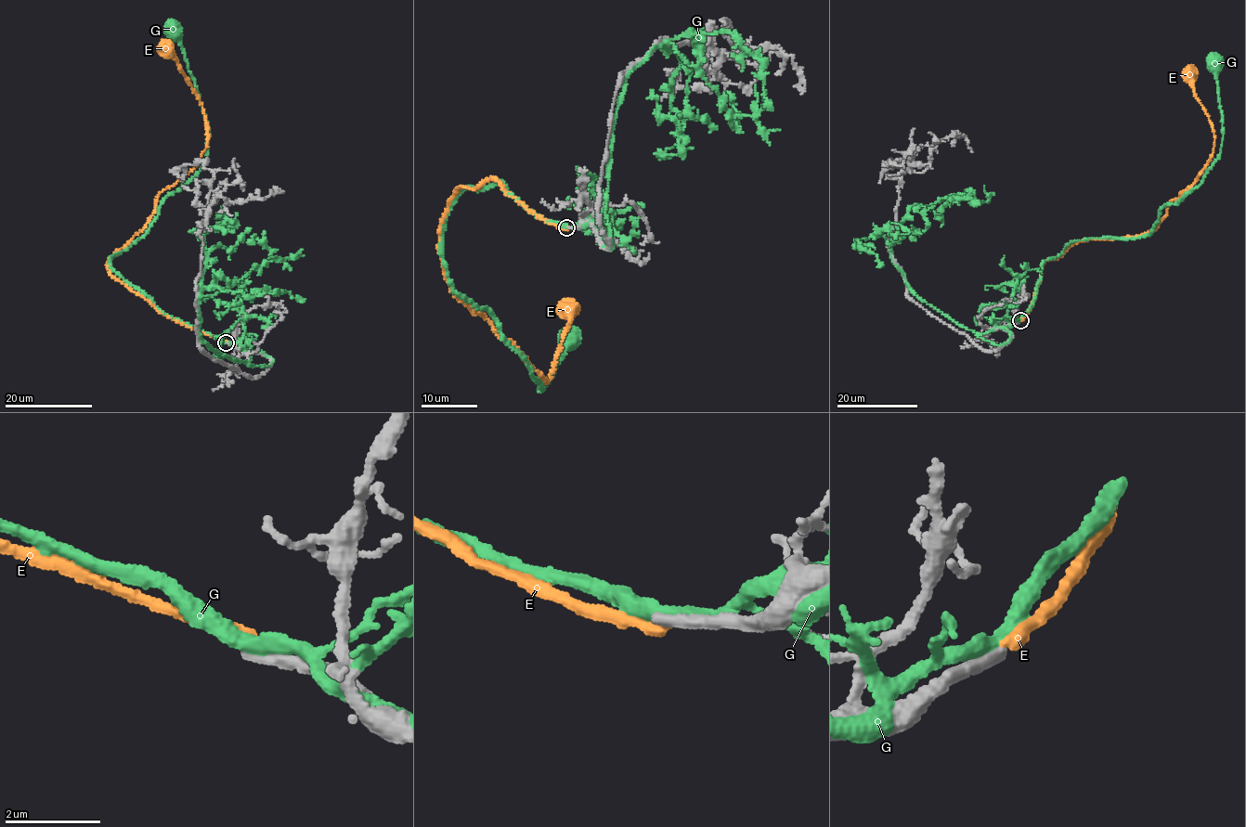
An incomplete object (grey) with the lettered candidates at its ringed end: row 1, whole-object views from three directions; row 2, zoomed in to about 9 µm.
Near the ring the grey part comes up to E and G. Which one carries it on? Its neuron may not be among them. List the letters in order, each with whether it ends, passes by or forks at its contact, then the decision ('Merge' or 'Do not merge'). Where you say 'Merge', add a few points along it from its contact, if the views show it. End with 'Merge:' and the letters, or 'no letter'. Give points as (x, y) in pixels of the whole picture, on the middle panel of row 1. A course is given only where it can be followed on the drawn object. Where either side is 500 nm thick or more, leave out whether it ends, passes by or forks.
E: It ends there. Do not merge
G: It passes by. Do not merge
Merge: no letter

